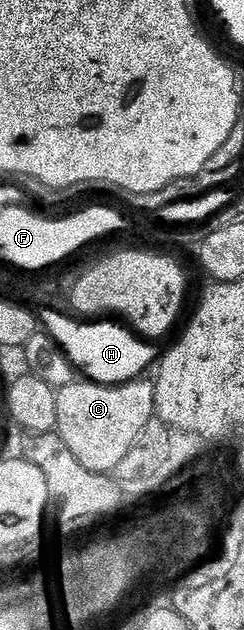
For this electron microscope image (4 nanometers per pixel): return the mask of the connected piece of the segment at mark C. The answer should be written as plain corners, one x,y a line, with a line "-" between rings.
147,378
124,384
86,383
76,382
58,389
55,428
81,466
111,474
117,462
129,454
133,442
137,442
137,434
141,434
155,416
155,385

